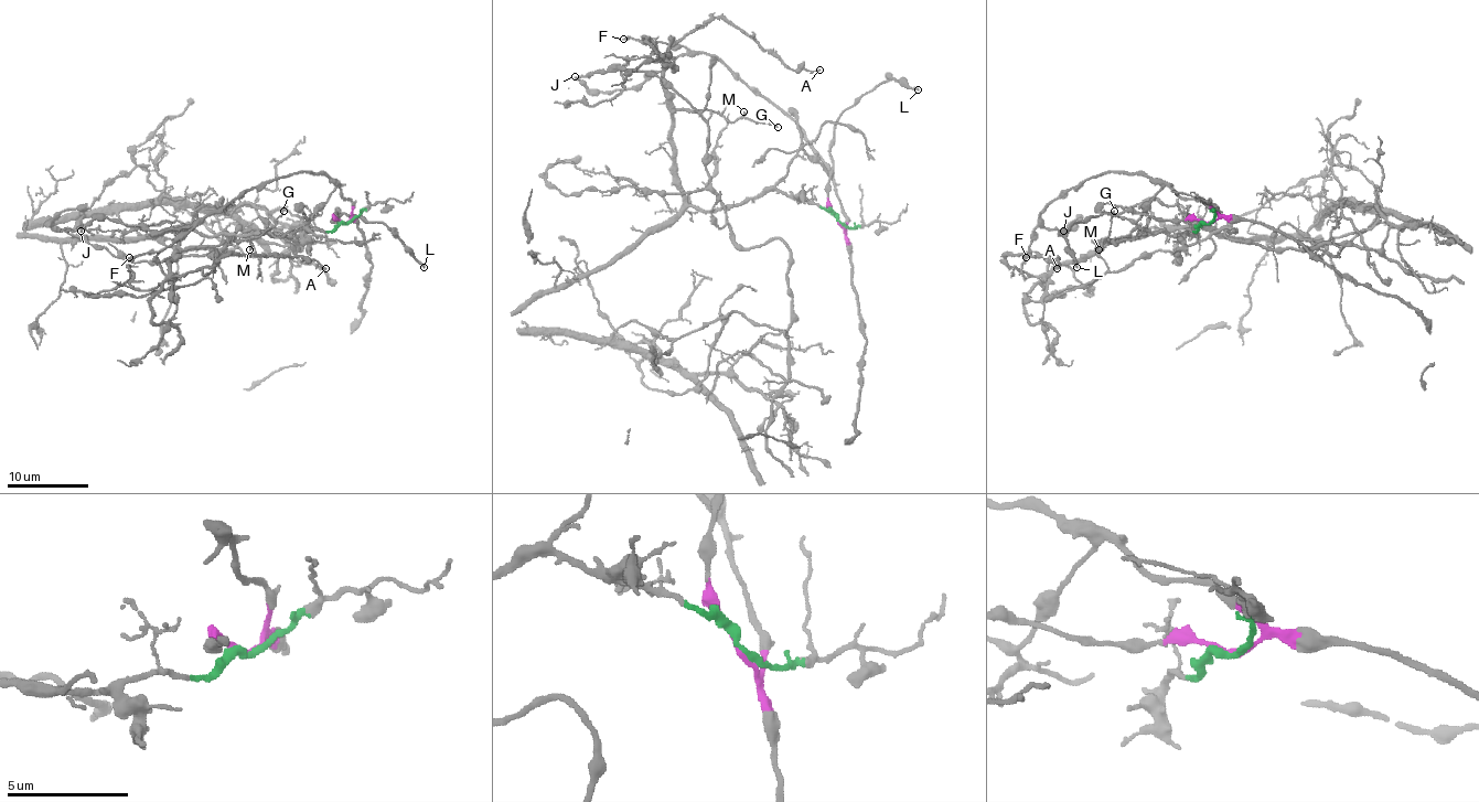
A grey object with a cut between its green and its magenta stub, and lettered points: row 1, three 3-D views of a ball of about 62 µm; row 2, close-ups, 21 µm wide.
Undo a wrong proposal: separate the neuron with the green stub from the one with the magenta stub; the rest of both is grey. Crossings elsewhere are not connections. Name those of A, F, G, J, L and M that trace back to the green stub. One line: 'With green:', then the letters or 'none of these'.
With green: A, G, M

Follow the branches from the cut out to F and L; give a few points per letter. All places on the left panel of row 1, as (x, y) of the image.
F: (345, 221), (351, 217), (351, 206), (336, 184), (324, 174), (298, 172), (252, 186), (158, 252), (129, 258)
L: (345, 221), (334, 218), (339, 211), (367, 221), (382, 221), (425, 268)

